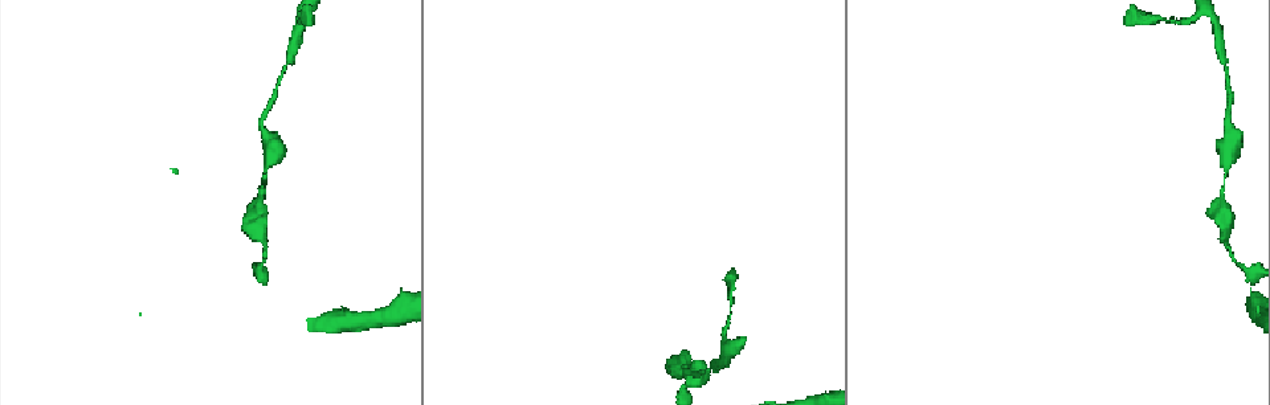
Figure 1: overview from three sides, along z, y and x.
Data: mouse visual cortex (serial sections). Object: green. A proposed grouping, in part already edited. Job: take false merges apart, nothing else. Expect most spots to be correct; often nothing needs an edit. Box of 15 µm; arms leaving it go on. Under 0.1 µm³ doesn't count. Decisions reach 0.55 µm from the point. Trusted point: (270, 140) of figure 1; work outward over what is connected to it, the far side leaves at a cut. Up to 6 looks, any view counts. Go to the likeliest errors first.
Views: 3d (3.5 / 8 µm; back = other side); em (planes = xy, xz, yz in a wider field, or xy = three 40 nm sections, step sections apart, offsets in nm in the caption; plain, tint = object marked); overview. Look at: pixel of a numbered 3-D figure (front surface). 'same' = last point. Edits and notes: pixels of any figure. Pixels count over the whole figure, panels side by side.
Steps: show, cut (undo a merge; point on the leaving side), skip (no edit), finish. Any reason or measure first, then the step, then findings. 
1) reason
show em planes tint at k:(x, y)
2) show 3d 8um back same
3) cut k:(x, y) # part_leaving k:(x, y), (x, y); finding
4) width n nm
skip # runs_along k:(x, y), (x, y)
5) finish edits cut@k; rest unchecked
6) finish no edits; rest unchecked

side arm on a straight run
show 3d 8um at 1:(727, 353)

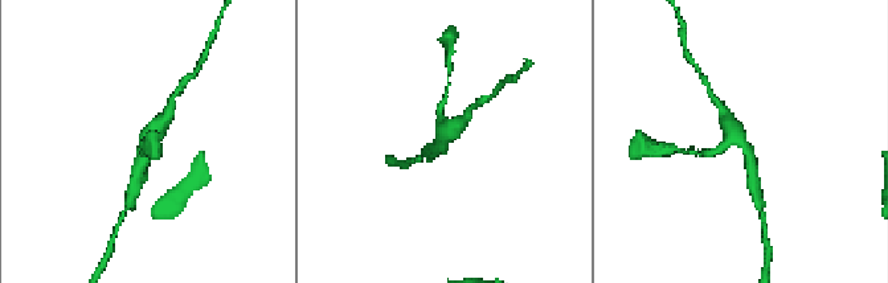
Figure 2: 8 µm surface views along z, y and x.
closer look
show 3d 3.5um at 2:(735, 136)

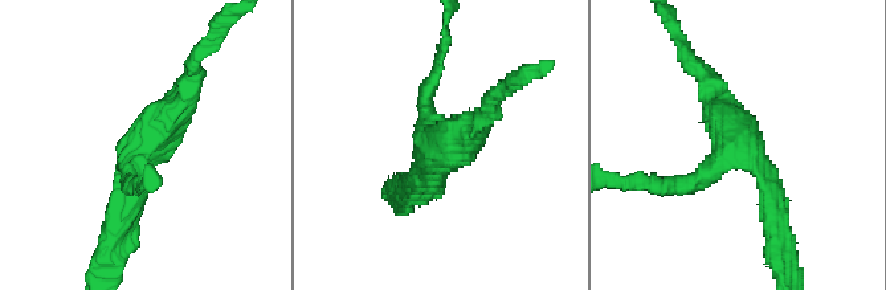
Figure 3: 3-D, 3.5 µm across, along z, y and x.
skip # runs_along 3:(774, 224), (743, 146), (672, 187); one cell here

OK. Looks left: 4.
abrupt turn
show 3d 3.5um at 1:(304, 21)

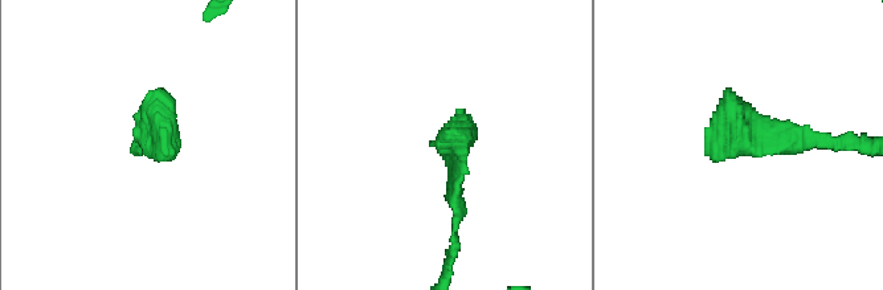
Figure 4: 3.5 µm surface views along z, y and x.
show em xy step 3 plain at 4:(158, 142)

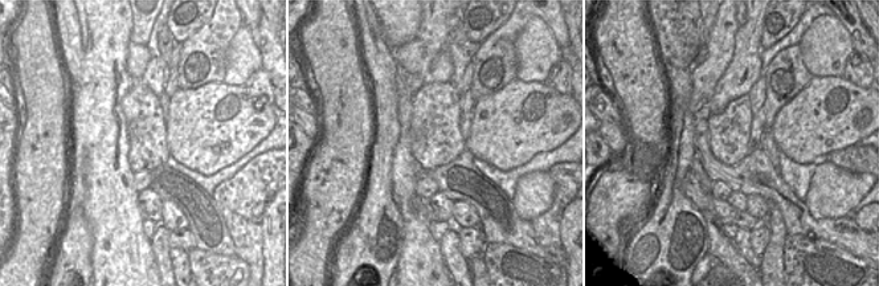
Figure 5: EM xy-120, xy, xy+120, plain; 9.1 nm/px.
show em xy step 3 tint same

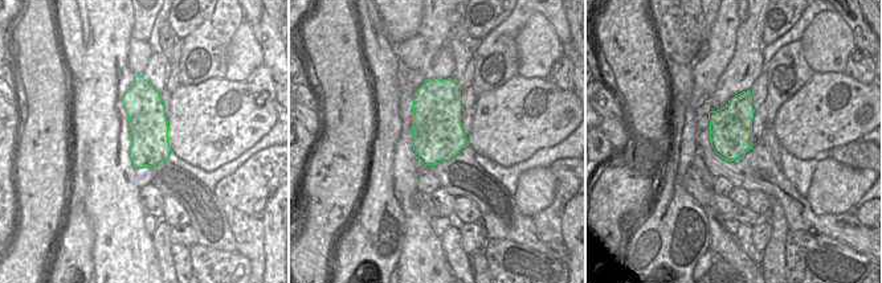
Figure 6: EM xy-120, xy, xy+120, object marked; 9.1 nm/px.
skip # runs_along 4:(839, 143), (747, 143), (727, 90); continuous, no second cell

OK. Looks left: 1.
finish no edits; rest unchecked

